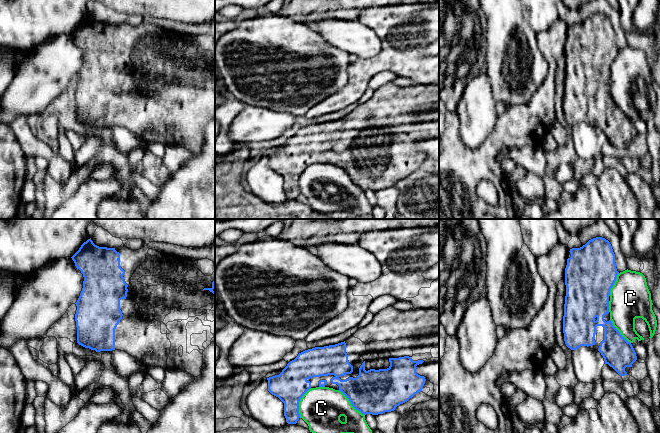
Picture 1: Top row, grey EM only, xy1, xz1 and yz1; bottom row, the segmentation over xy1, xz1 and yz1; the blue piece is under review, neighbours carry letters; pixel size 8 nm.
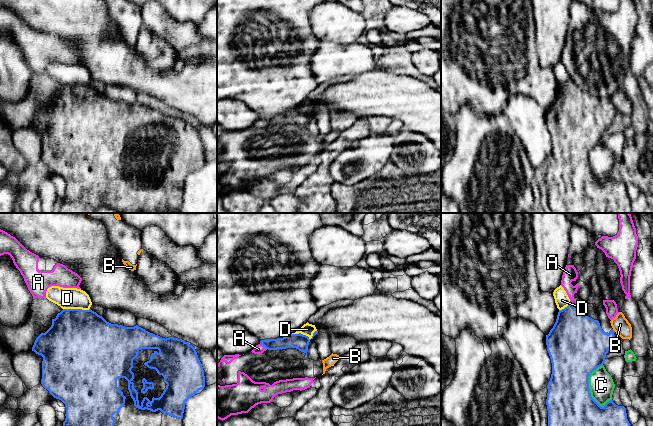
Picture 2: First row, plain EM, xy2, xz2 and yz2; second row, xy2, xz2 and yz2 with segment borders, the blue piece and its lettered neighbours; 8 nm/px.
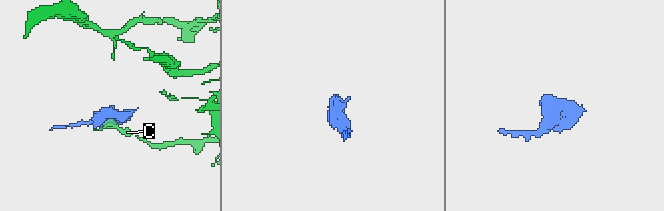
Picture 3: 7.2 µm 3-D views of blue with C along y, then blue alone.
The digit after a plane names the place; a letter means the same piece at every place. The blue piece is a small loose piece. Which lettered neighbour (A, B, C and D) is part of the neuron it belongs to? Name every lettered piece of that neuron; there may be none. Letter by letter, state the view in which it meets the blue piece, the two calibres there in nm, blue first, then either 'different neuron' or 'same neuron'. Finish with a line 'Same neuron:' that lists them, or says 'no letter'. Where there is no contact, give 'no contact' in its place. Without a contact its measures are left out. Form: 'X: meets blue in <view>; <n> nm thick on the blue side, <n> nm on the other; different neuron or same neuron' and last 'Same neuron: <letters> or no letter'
A: meets blue in xz2; 110 nm thick on the blue side, 80 nm on the other; different neuron
B: meets blue in yz2; 360 nm thick on the blue side, 140 nm on the other; different neuron
C: meets blue in yz2; 380 nm thick on the blue side, 200 nm on the other; different neuron
D: meets blue in xz2; 130 nm thick on the blue side, 100 nm on the other; different neuron
Same neuron: no letter

